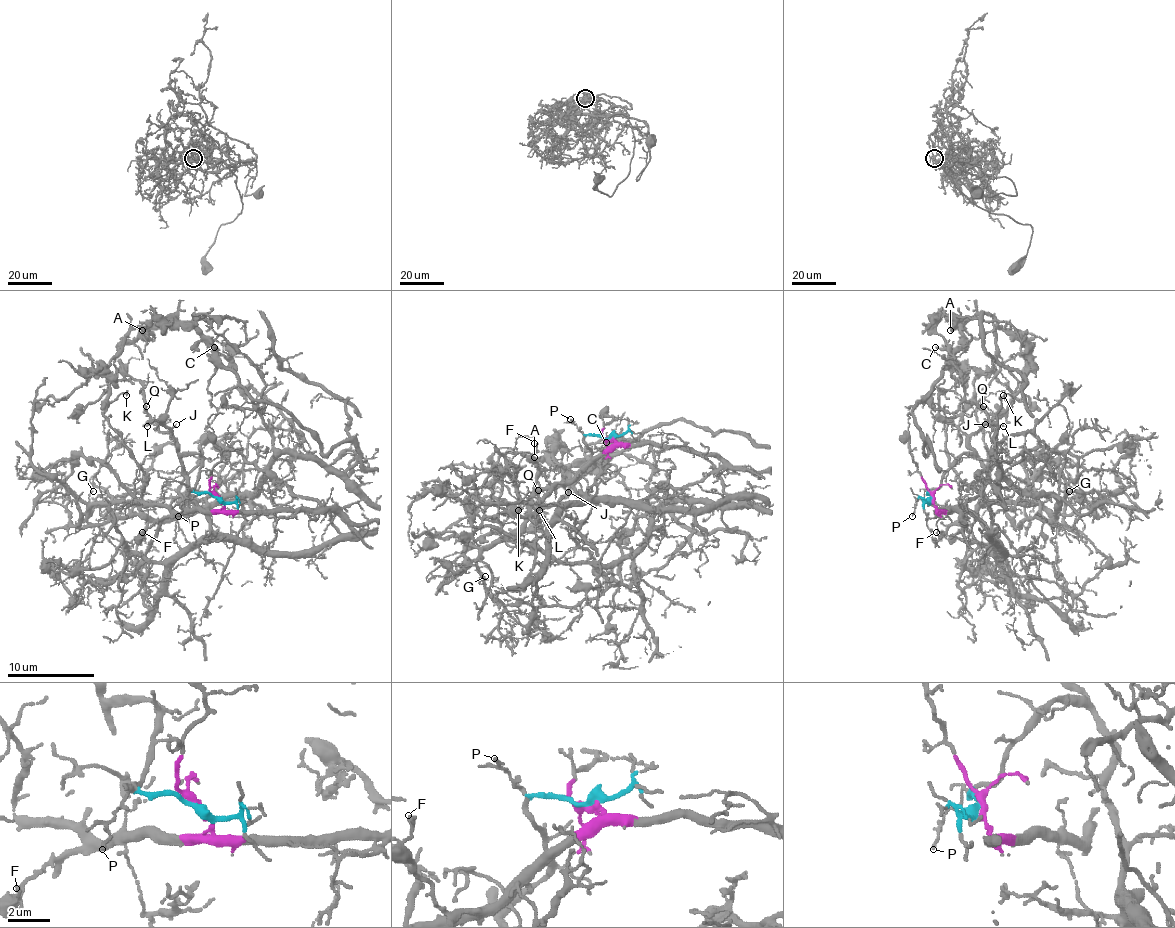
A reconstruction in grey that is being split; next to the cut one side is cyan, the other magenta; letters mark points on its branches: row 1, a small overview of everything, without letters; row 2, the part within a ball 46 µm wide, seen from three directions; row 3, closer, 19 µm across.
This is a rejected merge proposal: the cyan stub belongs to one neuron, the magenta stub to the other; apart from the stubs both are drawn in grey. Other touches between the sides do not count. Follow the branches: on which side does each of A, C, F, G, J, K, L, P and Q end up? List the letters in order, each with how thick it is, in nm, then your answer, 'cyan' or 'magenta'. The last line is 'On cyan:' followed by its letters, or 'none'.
A: calibre 160 nm; magenta
C: calibre 170 nm; magenta
F: calibre 90 nm; magenta
G: calibre 110 nm; magenta
J: calibre 130 nm; cyan
K: calibre 110 nm; magenta
L: calibre 100 nm; cyan
P: calibre 130 nm; cyan
Q: calibre 110 nm; cyan
On cyan: J, L, P, Q

